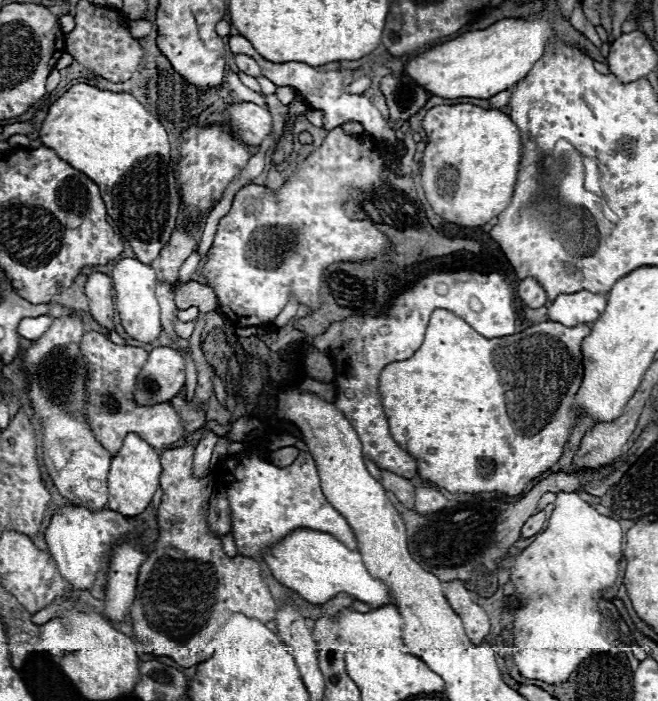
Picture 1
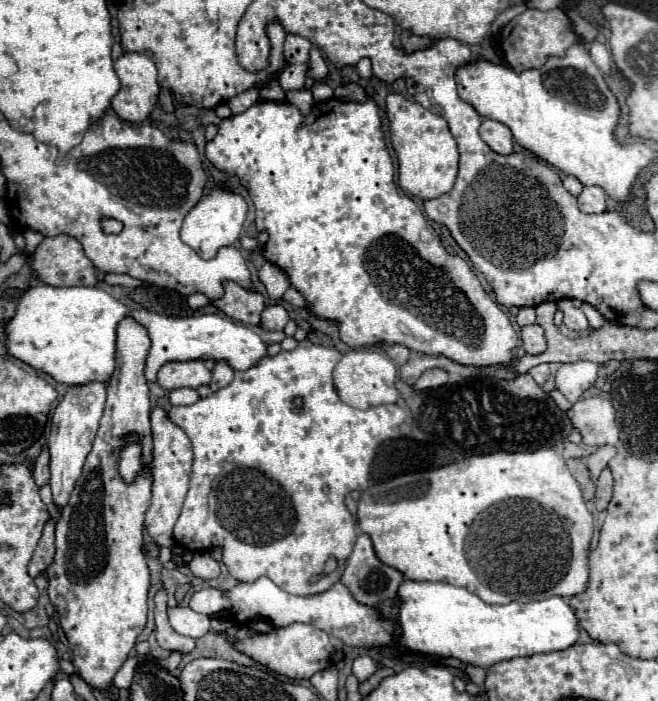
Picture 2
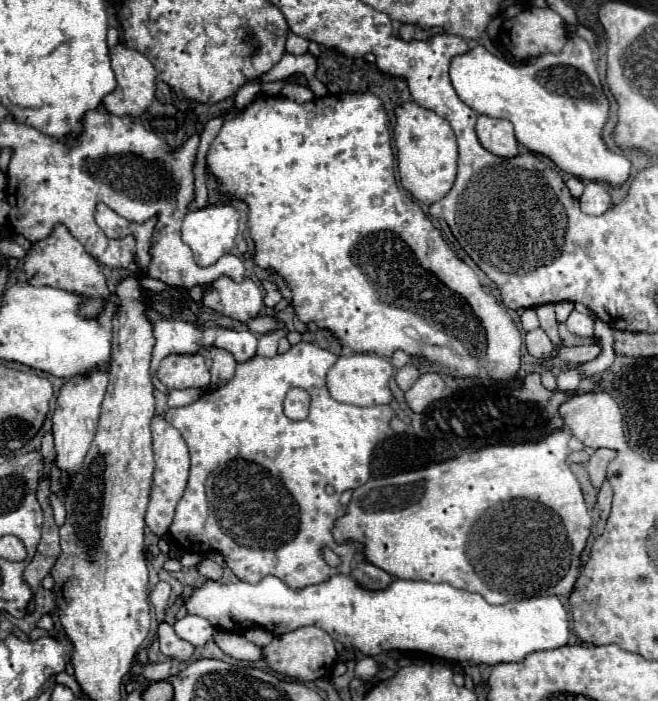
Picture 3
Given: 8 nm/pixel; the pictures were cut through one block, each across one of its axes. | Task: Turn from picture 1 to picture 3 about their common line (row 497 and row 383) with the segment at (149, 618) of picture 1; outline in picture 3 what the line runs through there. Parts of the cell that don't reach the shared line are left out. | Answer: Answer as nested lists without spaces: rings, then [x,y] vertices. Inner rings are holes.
[[[170,354],[166,356],[156,372],[158,380],[174,388],[200,388],[206,390],[210,386],[210,372],[204,364],[204,356],[198,354]]]

